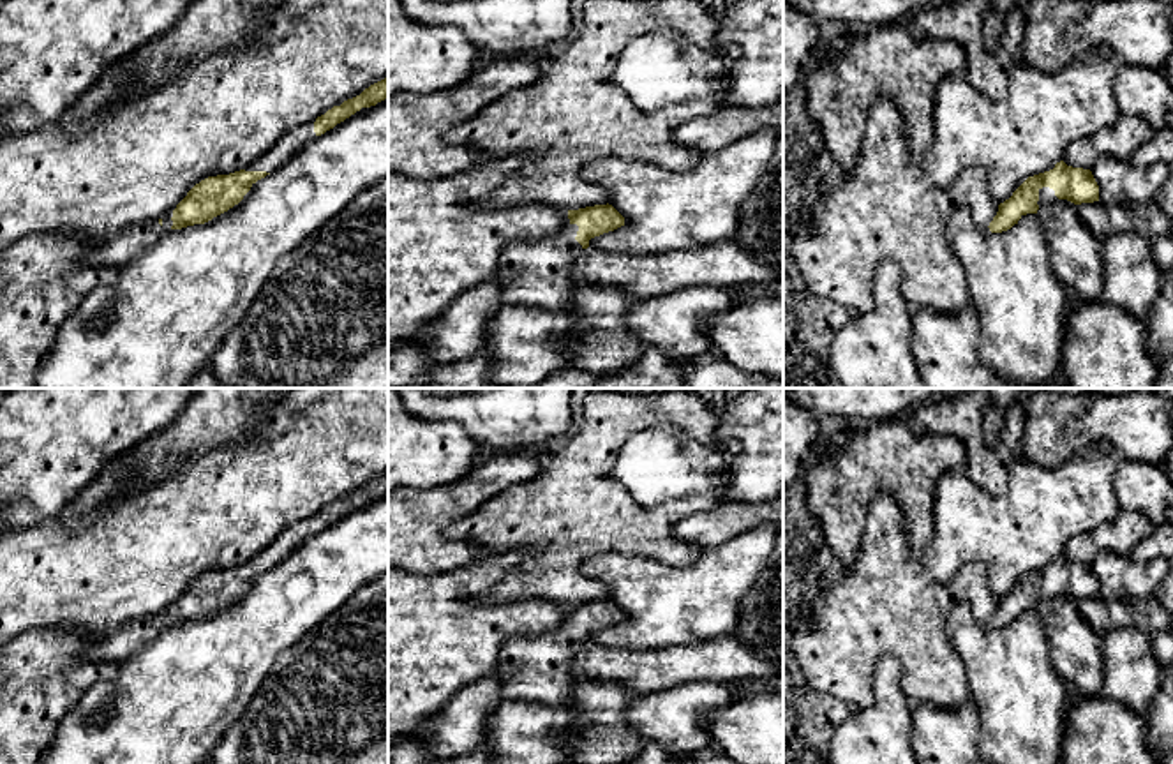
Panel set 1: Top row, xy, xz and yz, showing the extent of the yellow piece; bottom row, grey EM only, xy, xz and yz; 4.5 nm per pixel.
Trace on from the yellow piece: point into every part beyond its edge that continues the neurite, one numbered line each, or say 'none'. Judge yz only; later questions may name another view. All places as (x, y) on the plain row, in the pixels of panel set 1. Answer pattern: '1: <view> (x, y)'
1: yz (1046, 591)

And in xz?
1: xz (538, 667)

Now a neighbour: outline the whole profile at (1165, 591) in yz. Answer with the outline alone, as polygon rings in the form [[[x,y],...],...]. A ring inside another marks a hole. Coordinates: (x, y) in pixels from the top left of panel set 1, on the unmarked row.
[[[1173,558],[1169,559],[1169,570],[1154,596],[1166,612],[1173,614]]]

